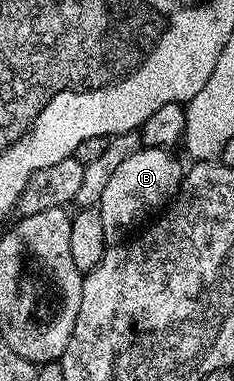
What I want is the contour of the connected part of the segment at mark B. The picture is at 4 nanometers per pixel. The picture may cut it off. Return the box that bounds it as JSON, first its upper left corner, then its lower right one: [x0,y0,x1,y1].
[98,147,185,245]

